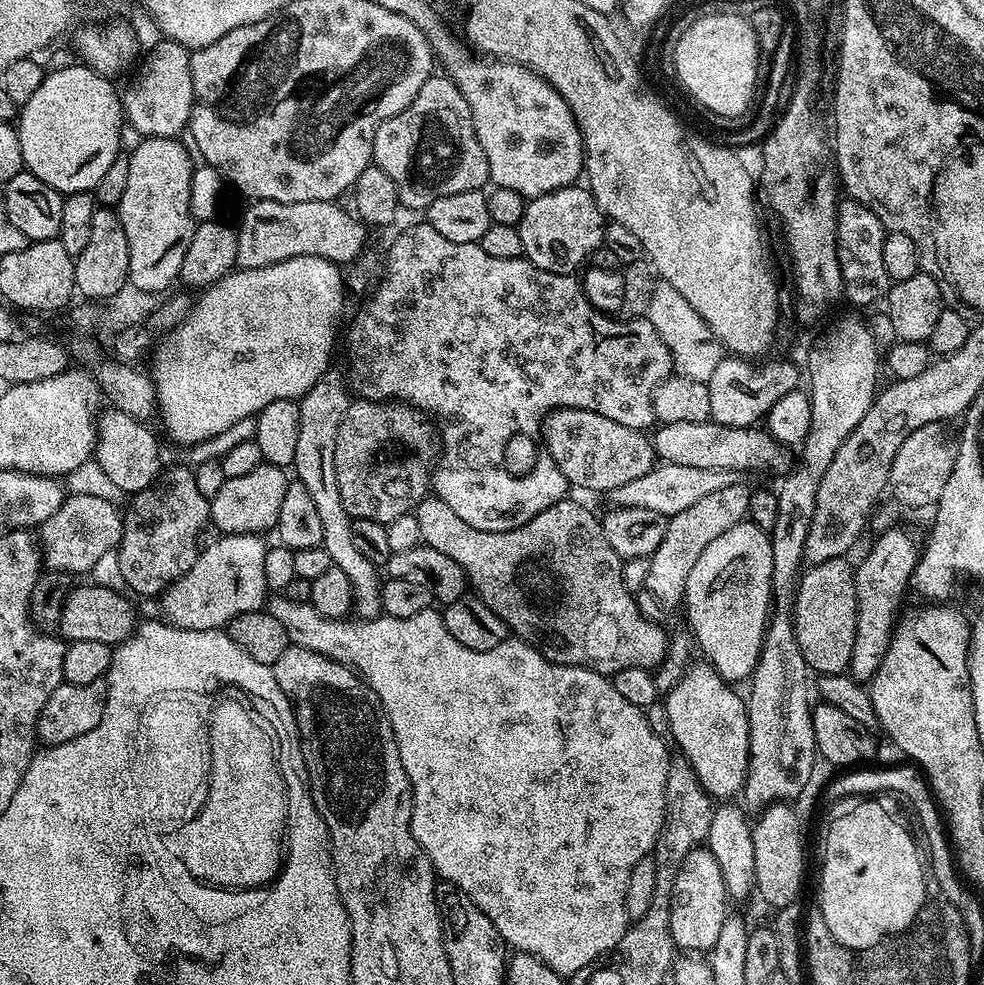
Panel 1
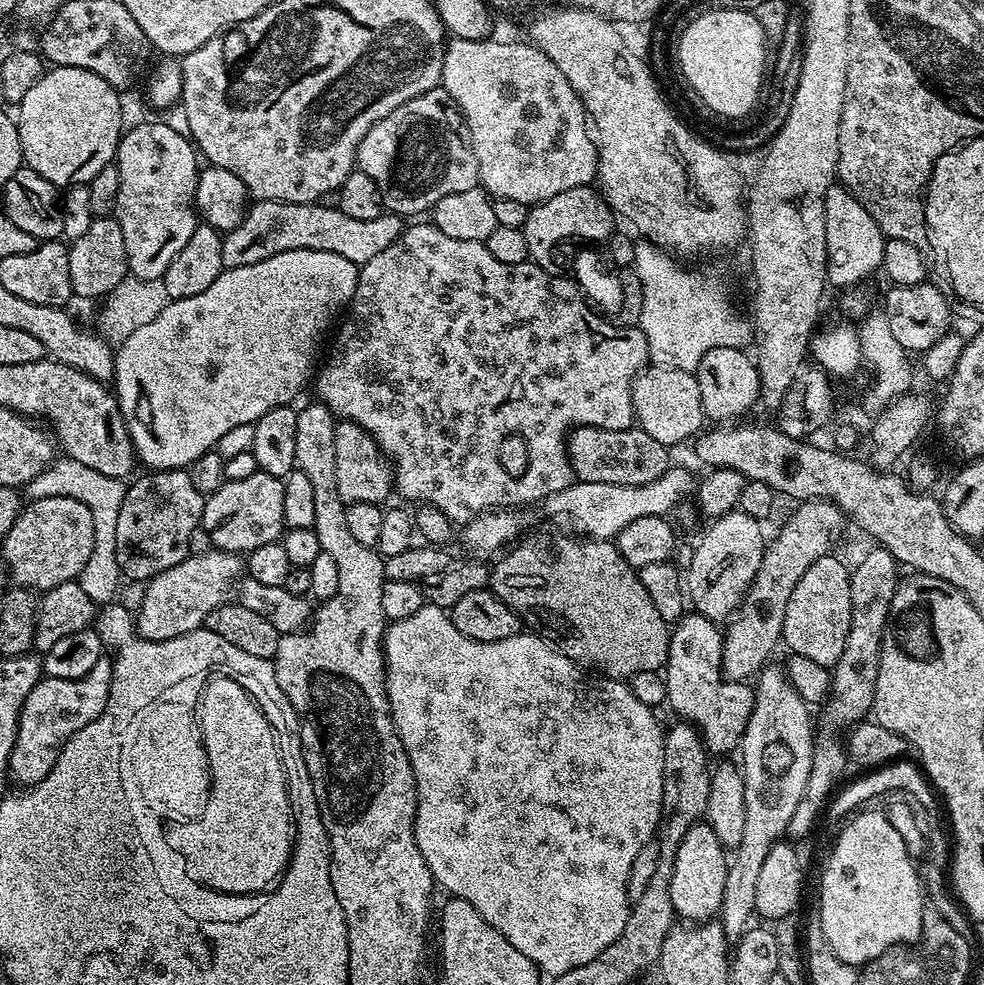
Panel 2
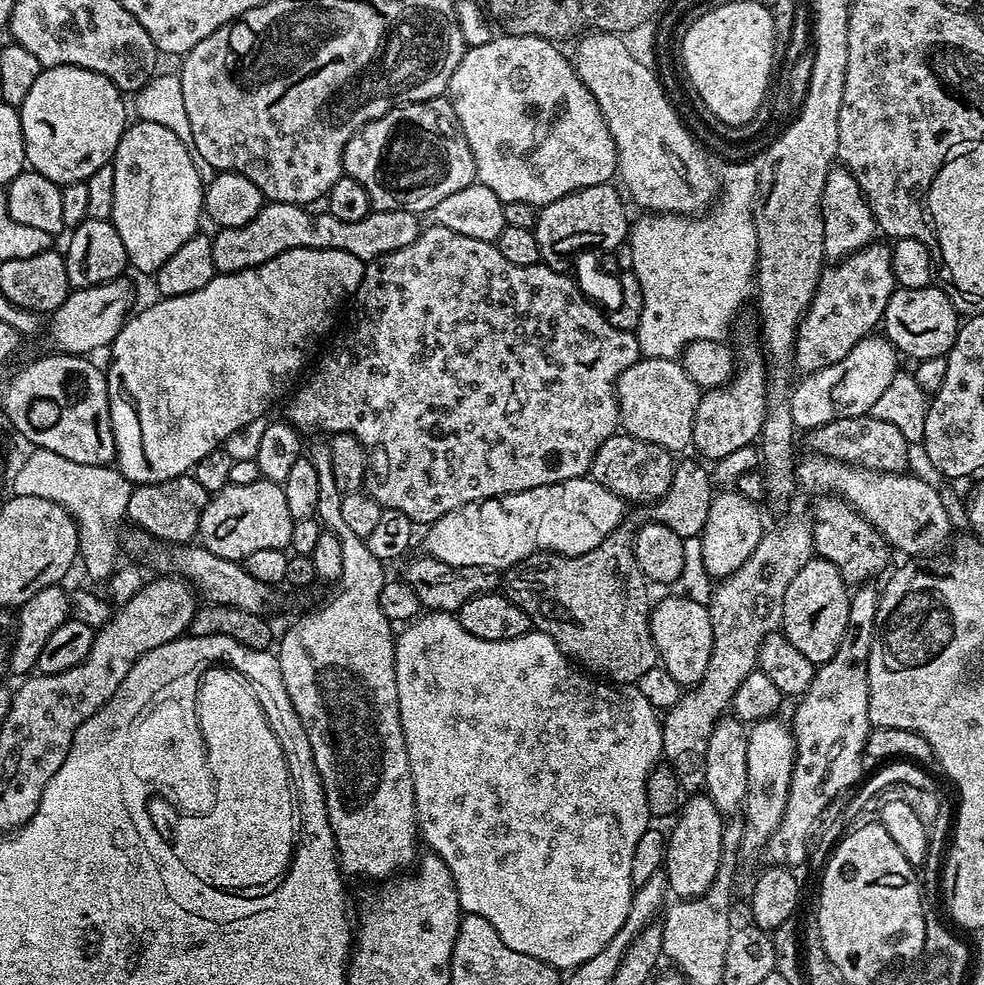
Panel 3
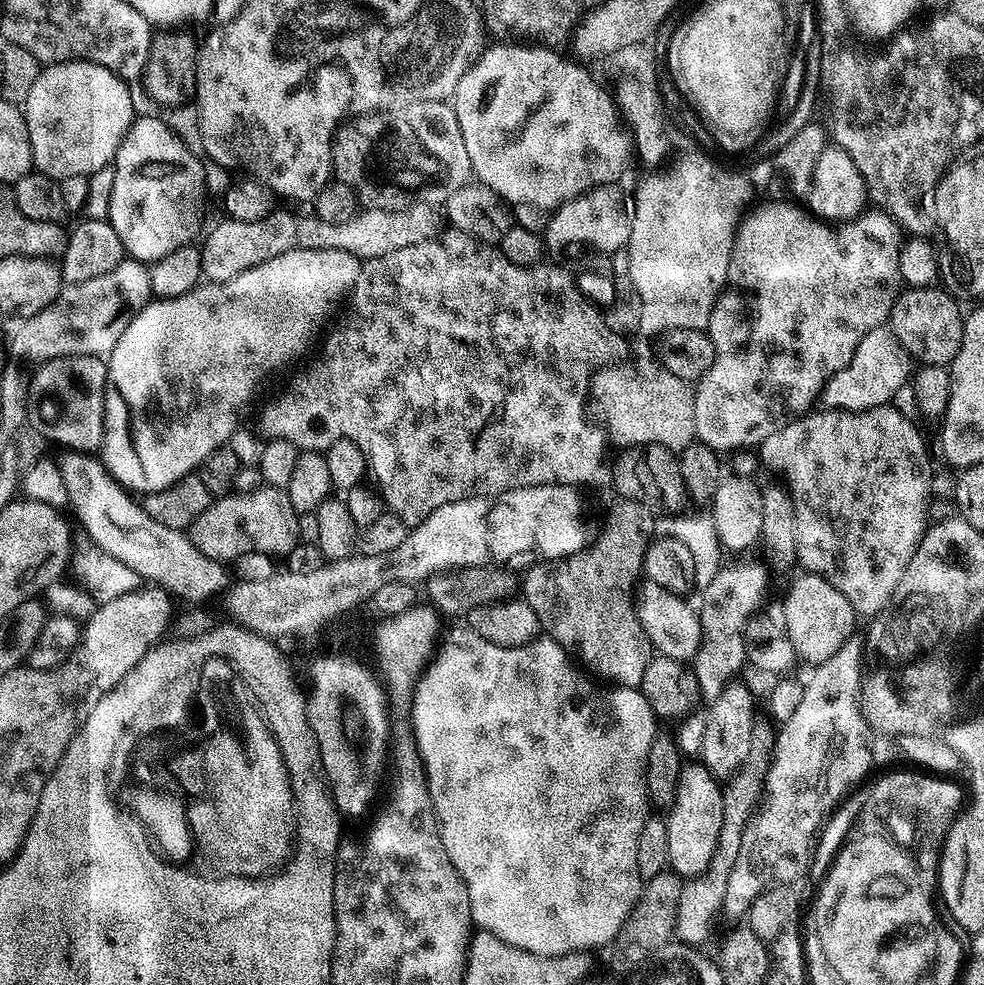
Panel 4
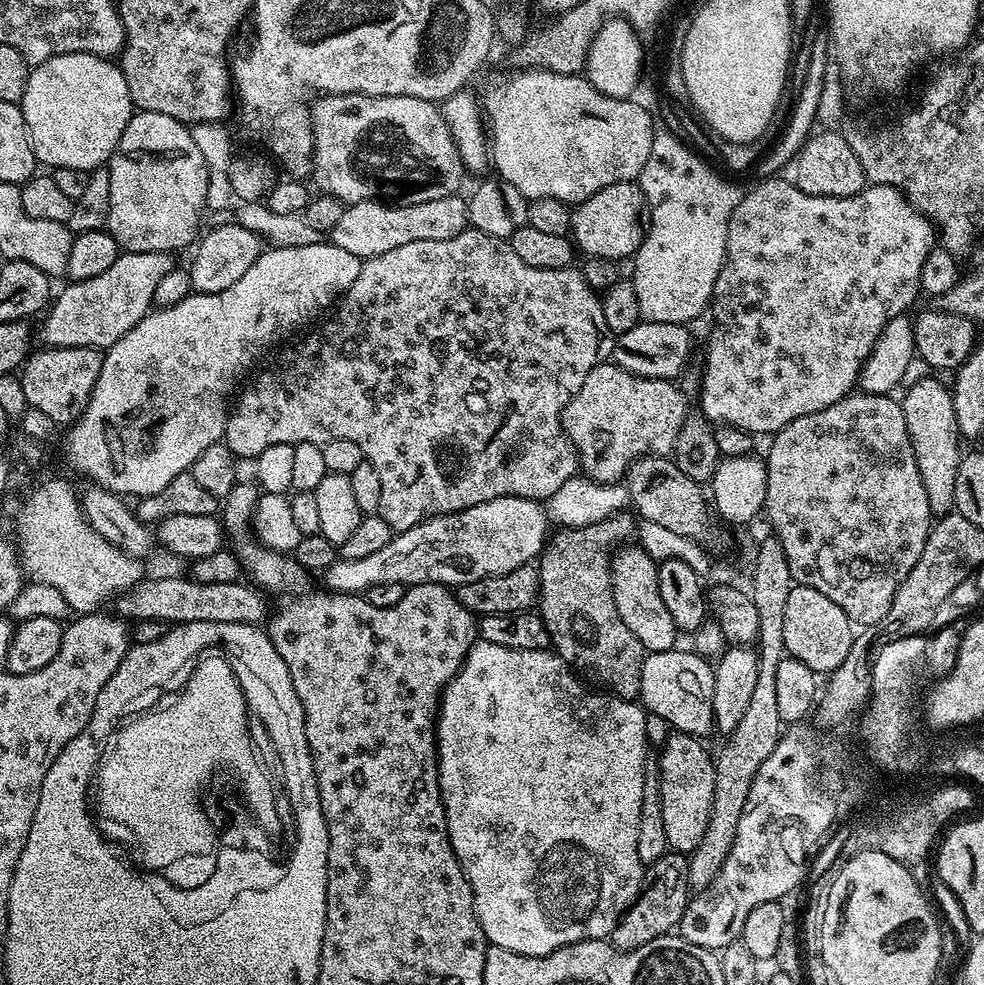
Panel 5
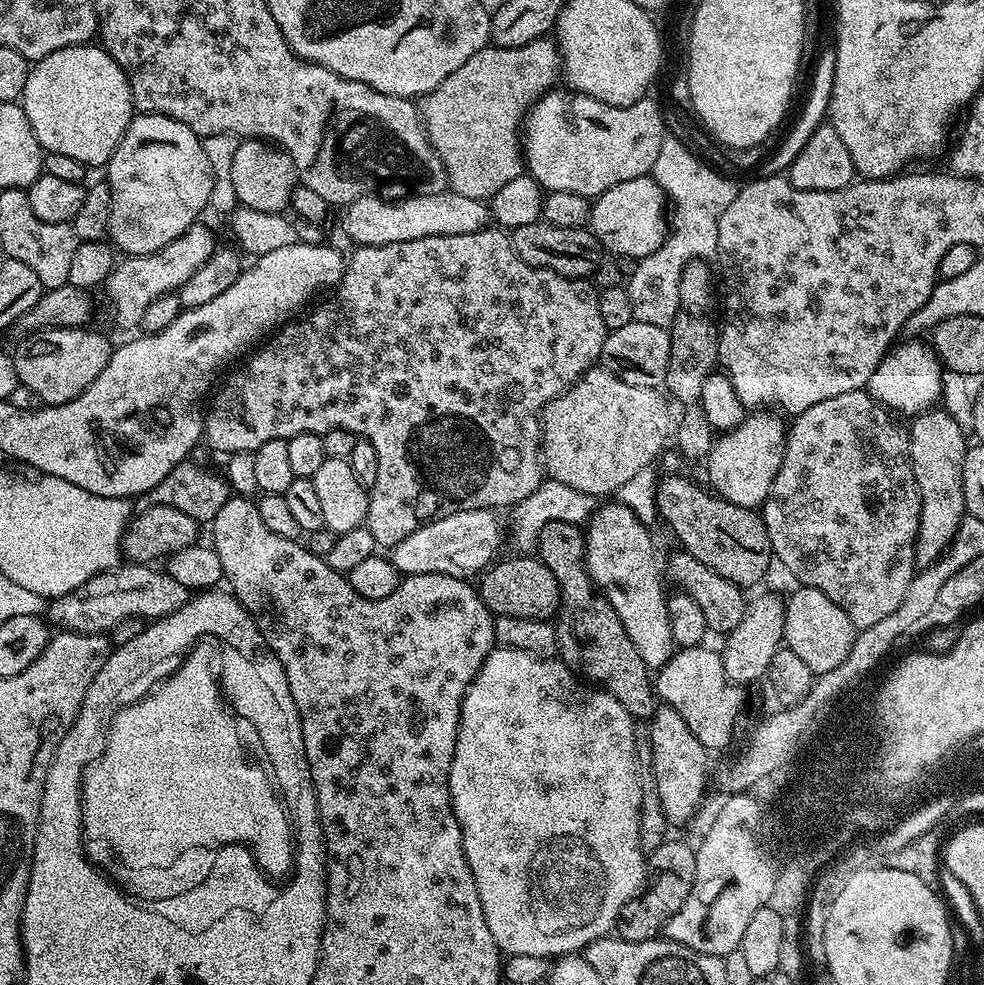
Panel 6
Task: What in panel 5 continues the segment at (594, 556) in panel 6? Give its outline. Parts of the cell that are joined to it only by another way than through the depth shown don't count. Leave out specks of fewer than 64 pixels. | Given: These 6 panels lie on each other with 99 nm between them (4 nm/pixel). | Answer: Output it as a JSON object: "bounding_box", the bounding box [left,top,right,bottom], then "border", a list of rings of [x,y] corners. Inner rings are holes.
{"bounding_box":[612,546,678,652],"border":[[[620,546],[617,547],[612,556],[612,589],[614,590],[614,602],[618,606],[618,614],[622,614],[622,622],[630,626],[634,638],[642,642],[642,646],[648,652],[669,652],[677,643],[678,629],[674,626],[674,618],[670,618],[670,610],[666,610],[662,602],[662,594],[658,594],[658,574],[656,573],[657,561],[646,549],[639,546]]]}

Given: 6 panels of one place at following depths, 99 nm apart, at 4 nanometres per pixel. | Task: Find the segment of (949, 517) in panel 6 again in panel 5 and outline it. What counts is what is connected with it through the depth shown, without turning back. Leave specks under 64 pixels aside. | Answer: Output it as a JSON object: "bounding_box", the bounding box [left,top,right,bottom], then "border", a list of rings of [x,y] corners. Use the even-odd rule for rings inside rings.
{"bounding_box":[902,375,962,518],"border":[[[935,375],[924,376],[916,380],[912,385],[907,385],[908,393],[902,396],[904,413],[906,414],[906,430],[910,430],[910,442],[914,446],[914,458],[918,462],[918,474],[922,474],[922,486],[926,486],[926,498],[930,498],[930,510],[933,517],[939,518],[954,508],[954,481],[958,479],[958,466],[962,449],[962,437],[958,430],[956,411],[954,410],[954,398],[952,389],[944,384]]]}

